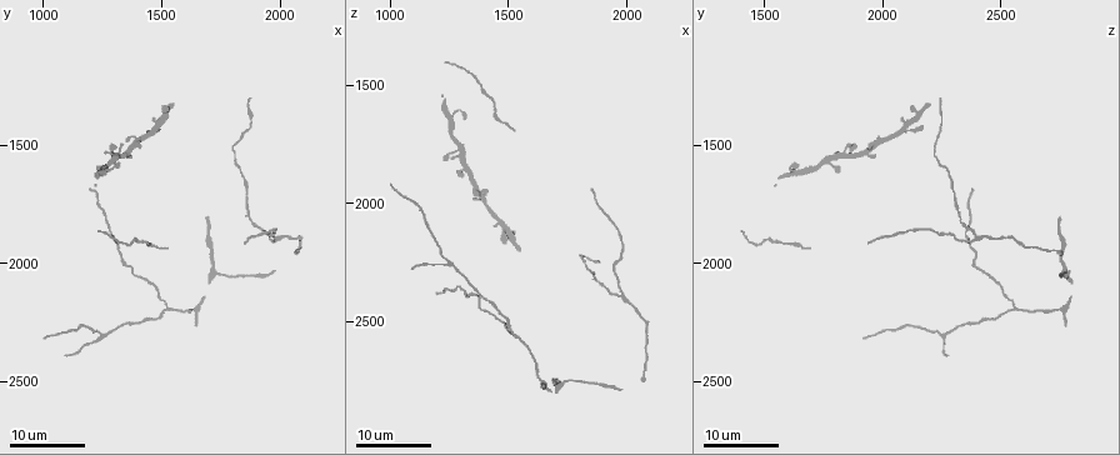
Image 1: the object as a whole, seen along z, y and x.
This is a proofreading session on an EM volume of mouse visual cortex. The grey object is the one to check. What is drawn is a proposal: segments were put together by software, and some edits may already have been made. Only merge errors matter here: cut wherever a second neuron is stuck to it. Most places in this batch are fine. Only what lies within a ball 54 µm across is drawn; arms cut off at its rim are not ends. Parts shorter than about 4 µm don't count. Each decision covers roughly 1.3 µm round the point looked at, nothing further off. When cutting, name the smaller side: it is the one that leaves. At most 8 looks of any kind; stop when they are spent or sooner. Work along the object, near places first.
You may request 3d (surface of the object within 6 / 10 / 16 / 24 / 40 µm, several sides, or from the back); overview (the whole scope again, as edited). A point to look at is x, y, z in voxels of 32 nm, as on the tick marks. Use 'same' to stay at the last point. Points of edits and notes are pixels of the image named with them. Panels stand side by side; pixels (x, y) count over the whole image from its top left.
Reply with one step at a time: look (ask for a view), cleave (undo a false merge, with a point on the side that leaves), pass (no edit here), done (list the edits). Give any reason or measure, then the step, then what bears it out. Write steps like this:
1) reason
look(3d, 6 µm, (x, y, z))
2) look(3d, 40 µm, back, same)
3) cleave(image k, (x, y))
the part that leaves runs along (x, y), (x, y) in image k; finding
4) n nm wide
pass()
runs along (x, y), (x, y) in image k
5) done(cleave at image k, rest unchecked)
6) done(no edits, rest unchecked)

look(3d, 24 µm, (1810, 1500, 2220))

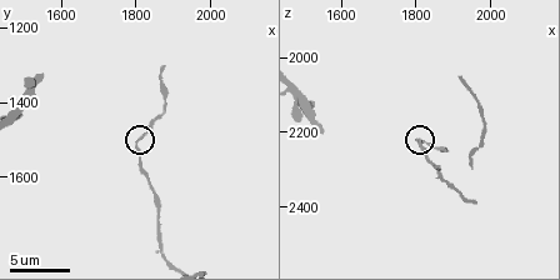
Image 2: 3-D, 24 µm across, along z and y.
closer look
look(3d, 6 µm, same)

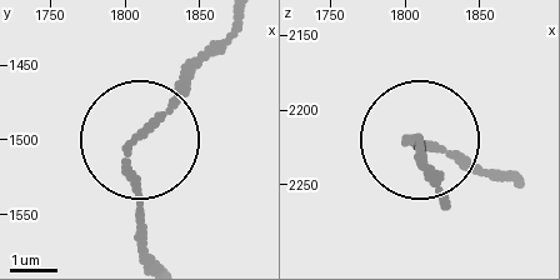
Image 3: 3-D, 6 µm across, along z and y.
130 nm wide
pass()
runs along (429, 181), (409, 134), (496, 169) in image 3; one neuron here

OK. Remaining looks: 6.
arms part here
look(3d, 16 µm, (1970, 1890, 2390))

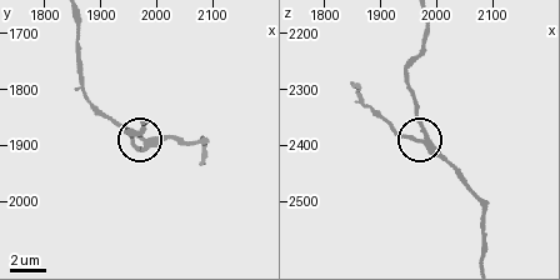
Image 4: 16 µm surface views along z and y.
look(3d, 10 µm, (1985, 1900, 2390))

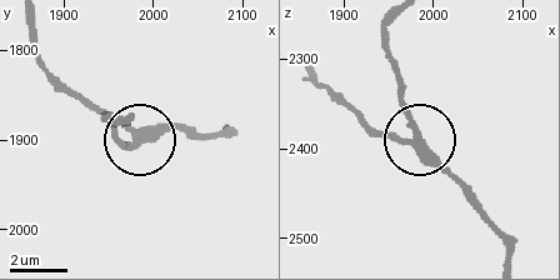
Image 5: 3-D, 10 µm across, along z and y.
pass()
runs along (69, 88), (136, 134), (131, 143), (119, 143) in image 5; all the same neuron

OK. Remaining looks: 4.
three arms meet
look(3d, 16 µm, (1530, 2200, 2550))

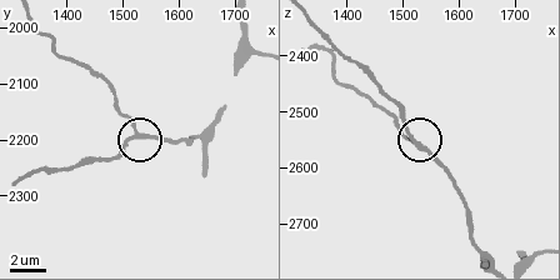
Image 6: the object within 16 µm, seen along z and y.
look(3d, 6 µm, (1525, 2190, 2550))

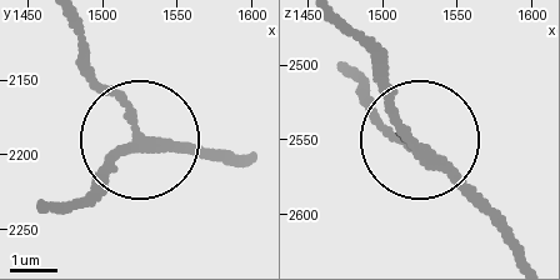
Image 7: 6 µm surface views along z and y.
210 nm wide
pass()
runs along (248, 154), (156, 150), (76, 63) in image 7; all the same neuron

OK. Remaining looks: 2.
look(3d, 16 µm, (1250, 2310, 2260))

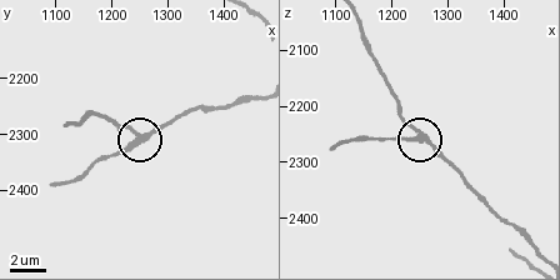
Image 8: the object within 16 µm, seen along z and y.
look(3d, 6 µm, (1245, 2310, 2250))

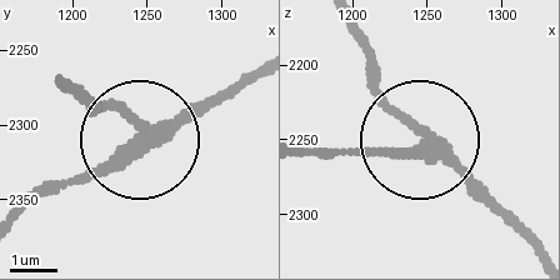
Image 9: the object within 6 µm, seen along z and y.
3 arms
pass()
runs along (251, 71), (24, 214) in image 9; continuous, no second neuron

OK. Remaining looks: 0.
done(no edits, rest unchecked)

